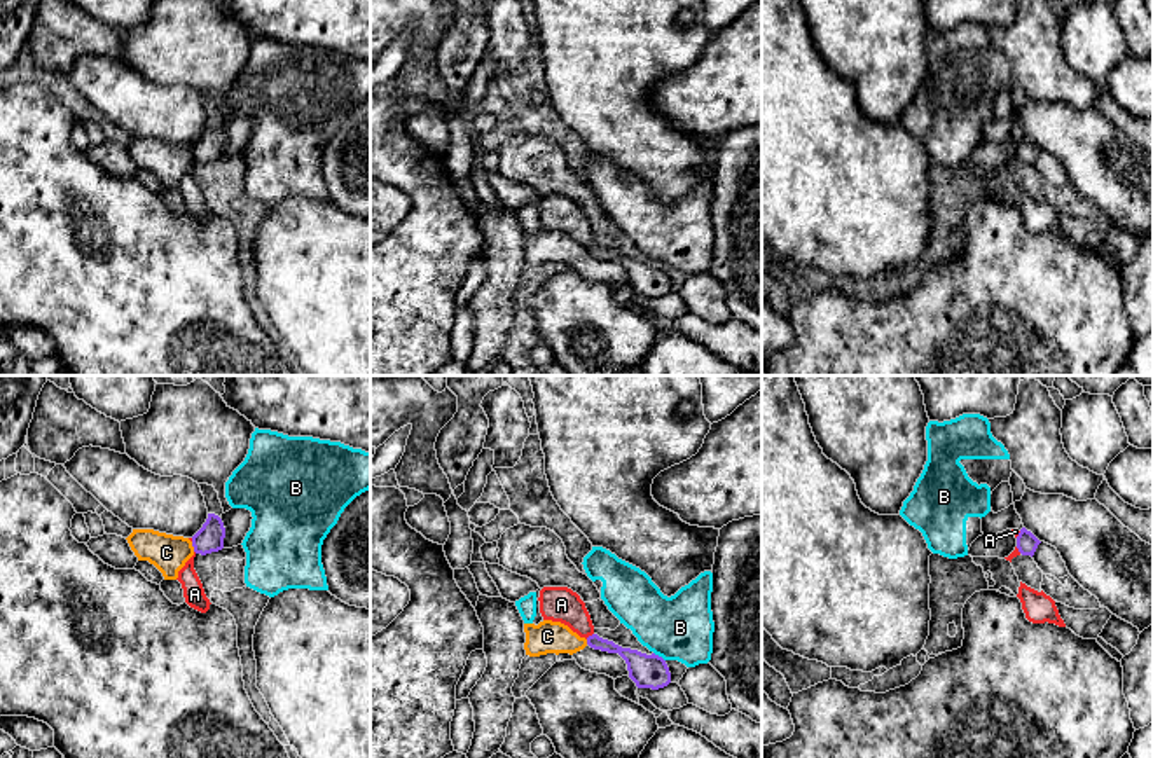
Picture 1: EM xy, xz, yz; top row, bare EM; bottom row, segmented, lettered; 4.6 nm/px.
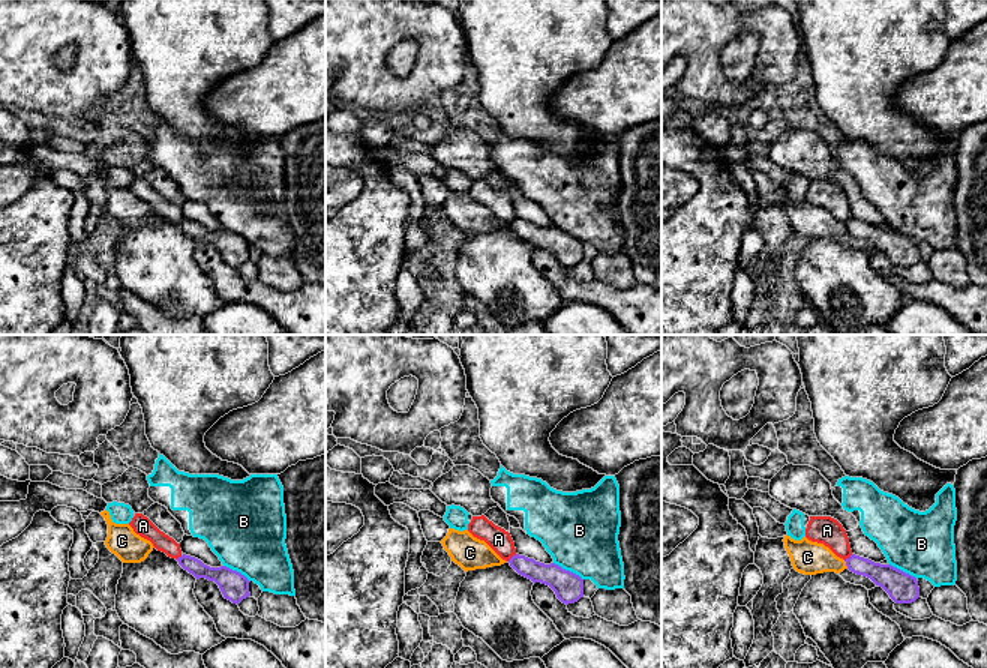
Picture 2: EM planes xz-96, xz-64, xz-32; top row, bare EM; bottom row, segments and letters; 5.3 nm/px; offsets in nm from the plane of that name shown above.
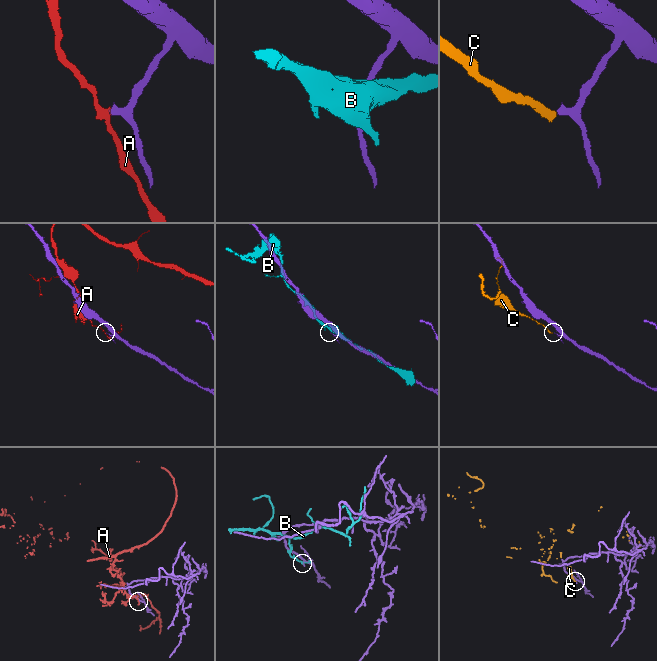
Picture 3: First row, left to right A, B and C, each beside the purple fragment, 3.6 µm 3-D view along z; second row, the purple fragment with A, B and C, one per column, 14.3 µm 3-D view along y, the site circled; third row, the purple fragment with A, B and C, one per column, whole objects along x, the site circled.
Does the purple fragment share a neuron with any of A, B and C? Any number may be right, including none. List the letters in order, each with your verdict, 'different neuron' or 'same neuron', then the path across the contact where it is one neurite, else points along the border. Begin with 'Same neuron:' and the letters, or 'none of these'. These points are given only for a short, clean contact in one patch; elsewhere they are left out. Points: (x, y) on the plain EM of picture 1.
Same neuron: none of these
A: different neuron
B: different neuron
C: different neuron | along xy (191, 151), (194, 159)

